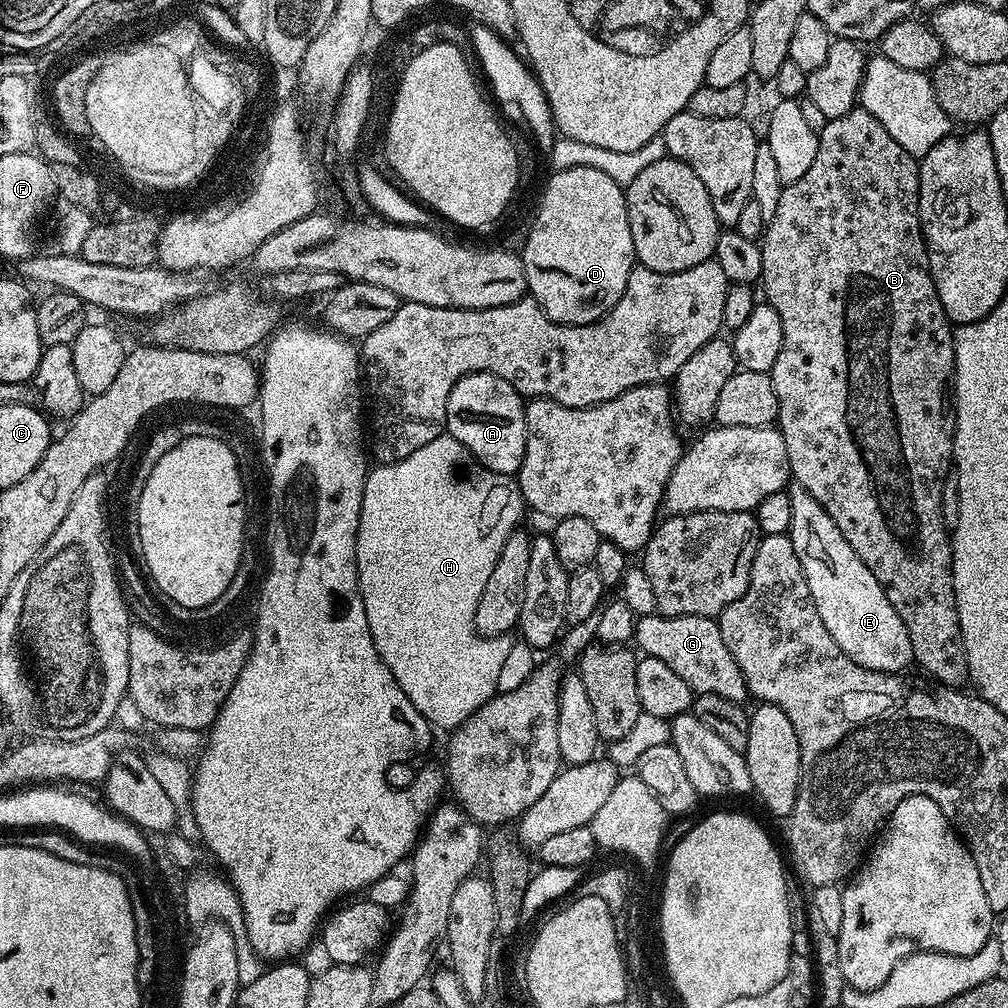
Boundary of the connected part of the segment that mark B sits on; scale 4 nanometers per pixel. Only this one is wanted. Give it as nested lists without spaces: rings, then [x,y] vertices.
[[[855,106],[844,116],[828,120],[824,125],[826,125],[825,128],[823,129],[821,127],[818,132],[820,138],[818,142],[818,154],[814,154],[814,162],[810,165],[810,170],[806,170],[806,174],[802,174],[802,178],[798,178],[798,182],[783,185],[781,197],[778,199],[778,208],[774,211],[772,220],[767,221],[762,243],[760,244],[762,266],[764,267],[762,285],[764,284],[764,292],[768,295],[765,297],[767,303],[772,304],[774,310],[778,310],[778,314],[782,318],[782,350],[778,350],[778,362],[774,362],[770,373],[774,382],[774,394],[778,394],[778,406],[780,407],[778,429],[782,438],[785,440],[786,453],[789,454],[791,479],[799,487],[809,492],[822,506],[822,510],[826,510],[826,514],[830,514],[830,518],[834,518],[834,526],[838,526],[838,530],[842,530],[842,538],[846,538],[846,542],[850,542],[854,554],[858,554],[858,558],[862,558],[862,562],[866,562],[870,574],[874,574],[874,578],[878,578],[878,582],[882,586],[886,598],[890,598],[890,606],[894,606],[898,618],[902,618],[902,626],[906,626],[906,634],[910,634],[913,661],[917,665],[920,663],[936,679],[933,681],[937,685],[946,688],[963,689],[965,687],[964,683],[967,685],[970,677],[968,675],[968,663],[966,662],[966,650],[962,642],[960,619],[958,618],[958,610],[956,609],[954,582],[952,581],[952,541],[950,539],[950,528],[949,525],[944,525],[944,479],[947,476],[949,479],[950,473],[954,468],[952,463],[952,438],[956,434],[956,413],[954,411],[953,401],[950,399],[950,385],[953,383],[954,373],[956,371],[956,351],[954,350],[954,328],[948,319],[946,310],[942,310],[942,302],[938,298],[938,290],[932,281],[932,271],[928,269],[928,245],[924,243],[924,232],[920,229],[920,165],[917,157],[906,154],[906,150],[902,150],[902,146],[898,146],[898,142],[894,142],[894,138],[890,138],[890,134],[886,134],[886,130],[882,130],[882,124],[880,121],[875,120],[874,114],[868,113],[864,107]]]

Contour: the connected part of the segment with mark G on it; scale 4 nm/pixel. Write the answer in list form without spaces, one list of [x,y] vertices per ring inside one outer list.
[[[653,614],[642,616],[636,622],[634,644],[644,656],[658,658],[658,662],[666,662],[686,686],[690,686],[696,694],[718,694],[722,698],[730,698],[736,704],[744,704],[750,693],[744,684],[744,675],[740,673],[738,662],[730,650],[726,650],[726,642],[720,637],[720,625],[711,616],[661,616]]]

